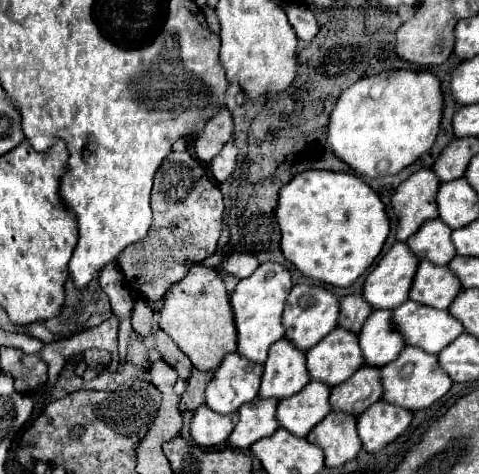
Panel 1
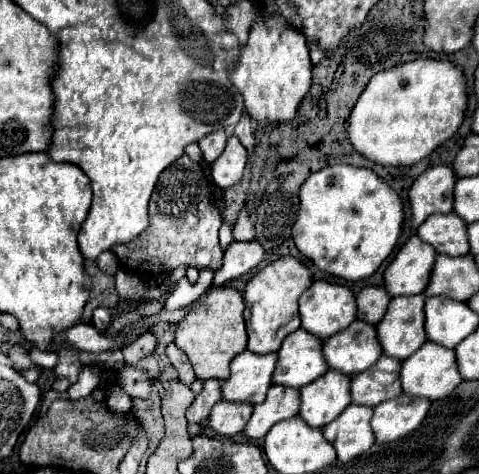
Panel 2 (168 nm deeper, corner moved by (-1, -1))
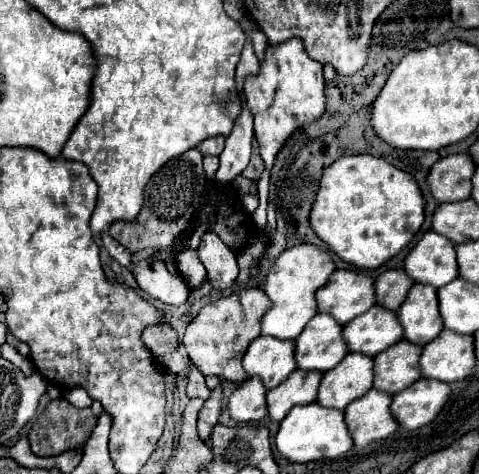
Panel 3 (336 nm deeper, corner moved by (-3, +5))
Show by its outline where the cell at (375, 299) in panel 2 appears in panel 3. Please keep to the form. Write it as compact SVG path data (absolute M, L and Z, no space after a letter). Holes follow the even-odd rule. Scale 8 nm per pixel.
M388 270L388 272L380 274L376 278L378 304L396 312L400 308L400 304L406 300L412 284L414 284L414 280L404 270Z

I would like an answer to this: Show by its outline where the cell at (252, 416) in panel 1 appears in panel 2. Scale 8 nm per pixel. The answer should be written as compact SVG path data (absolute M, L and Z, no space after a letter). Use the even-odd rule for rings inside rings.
M270 388L268 396L262 404L254 406L252 418L248 420L244 434L248 440L262 440L266 432L282 422L290 420L298 414L298 392L292 388Z

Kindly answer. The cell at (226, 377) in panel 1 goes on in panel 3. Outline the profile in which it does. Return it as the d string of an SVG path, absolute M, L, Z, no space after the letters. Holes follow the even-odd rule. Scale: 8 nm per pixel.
M258 336L246 350L242 366L248 376L260 376L264 386L276 388L296 368L294 340Z

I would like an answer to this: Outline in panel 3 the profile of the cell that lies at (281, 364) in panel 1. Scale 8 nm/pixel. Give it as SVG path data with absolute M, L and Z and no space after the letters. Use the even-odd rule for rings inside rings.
M316 314L300 338L296 338L296 362L300 370L332 370L344 356L348 346L342 338L342 326L330 314Z

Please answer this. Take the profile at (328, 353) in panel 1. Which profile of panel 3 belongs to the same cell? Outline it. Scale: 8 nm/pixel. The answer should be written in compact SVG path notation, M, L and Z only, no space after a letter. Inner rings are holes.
M378 304L344 326L344 340L348 344L348 350L368 356L380 354L402 338L404 328L396 318L396 312L386 310Z

